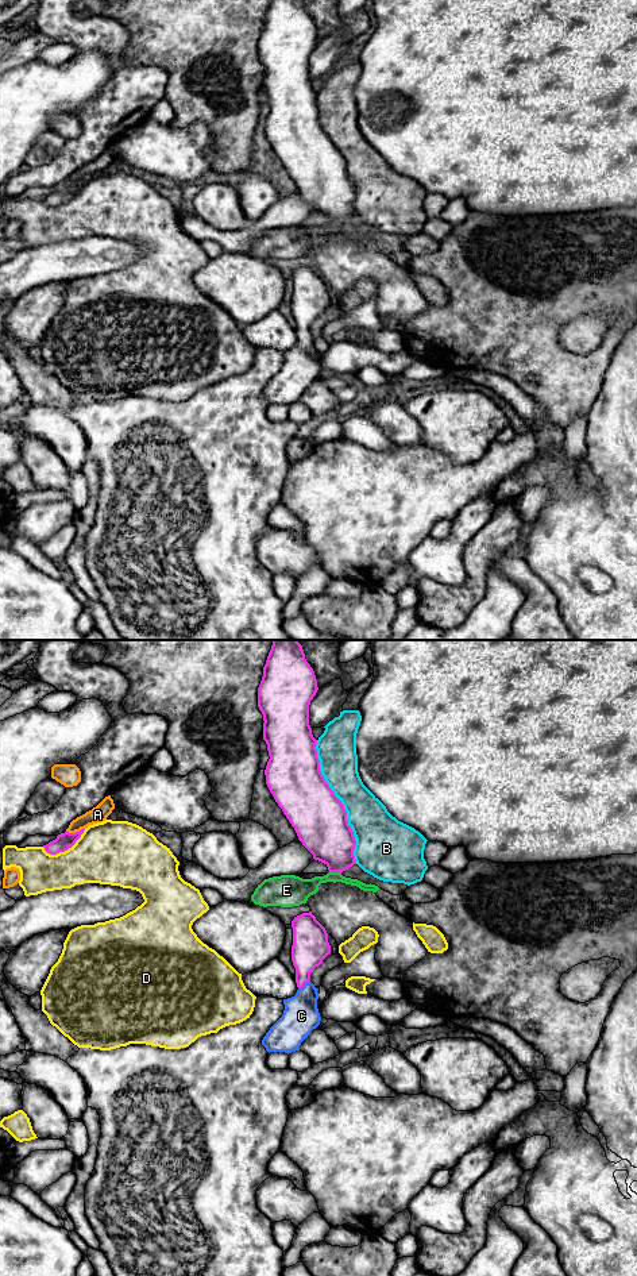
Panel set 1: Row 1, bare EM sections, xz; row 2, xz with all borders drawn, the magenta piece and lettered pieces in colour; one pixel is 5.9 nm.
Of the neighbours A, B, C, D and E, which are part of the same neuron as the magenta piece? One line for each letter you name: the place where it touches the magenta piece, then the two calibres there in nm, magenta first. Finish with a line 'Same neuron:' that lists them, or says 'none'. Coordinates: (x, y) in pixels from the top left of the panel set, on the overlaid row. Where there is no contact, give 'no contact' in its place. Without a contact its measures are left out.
C: meets magenta in xz at (304, 983); 220 nm thick on the magenta side, 220 nm on the other
Same neuron: C

